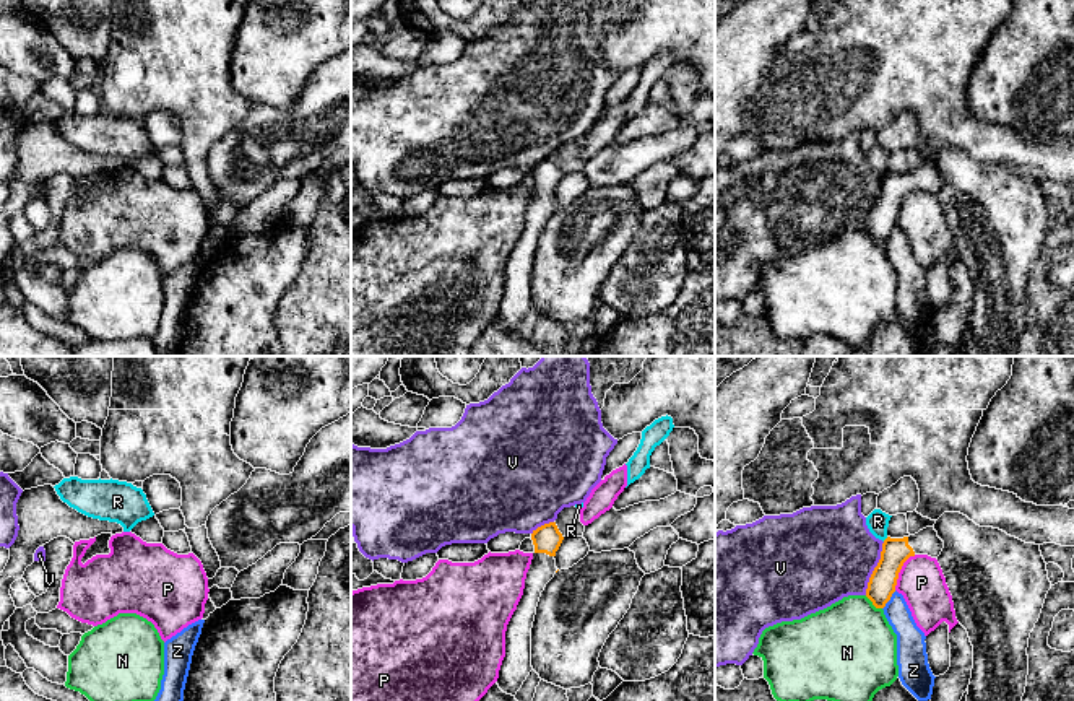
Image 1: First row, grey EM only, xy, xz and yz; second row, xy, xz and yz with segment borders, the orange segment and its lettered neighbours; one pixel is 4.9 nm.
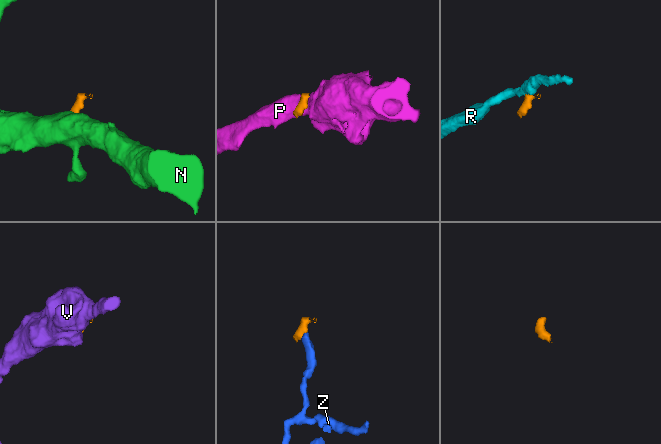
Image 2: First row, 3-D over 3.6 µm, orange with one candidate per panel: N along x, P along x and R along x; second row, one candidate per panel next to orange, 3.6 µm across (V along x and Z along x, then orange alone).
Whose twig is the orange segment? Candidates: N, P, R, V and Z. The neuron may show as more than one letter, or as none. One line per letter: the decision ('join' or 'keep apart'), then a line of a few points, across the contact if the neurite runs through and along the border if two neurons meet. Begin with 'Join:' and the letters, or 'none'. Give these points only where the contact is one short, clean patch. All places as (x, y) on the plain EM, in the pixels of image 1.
Join: none
N: keep apart; line yz (865, 231), (881, 244)
P: keep apart; line yz (915, 191), (904, 199), (894, 225)
R: keep apart; line yz (887, 173), (883, 176)
V: keep apart; line yz (884, 178), (865, 230)
Z: keep apart; line yz (896, 226), (883, 244)

